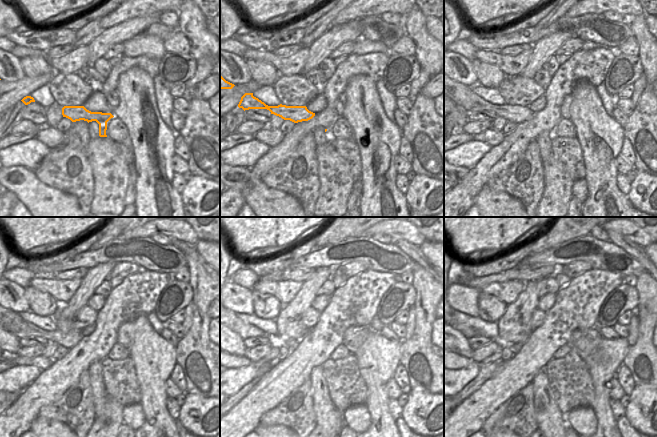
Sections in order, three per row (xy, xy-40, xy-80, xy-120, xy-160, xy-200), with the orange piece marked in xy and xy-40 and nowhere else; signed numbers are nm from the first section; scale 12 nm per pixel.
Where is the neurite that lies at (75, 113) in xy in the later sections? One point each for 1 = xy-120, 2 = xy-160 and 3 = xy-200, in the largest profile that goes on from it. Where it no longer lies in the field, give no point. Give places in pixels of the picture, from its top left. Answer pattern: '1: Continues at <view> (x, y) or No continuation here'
1: Continues at xy-120 (16, 325)
2: Continues at xy-160 (245, 330)
3: Continues at xy-200 (469, 332).

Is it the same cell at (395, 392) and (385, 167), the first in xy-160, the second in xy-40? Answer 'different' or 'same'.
different

